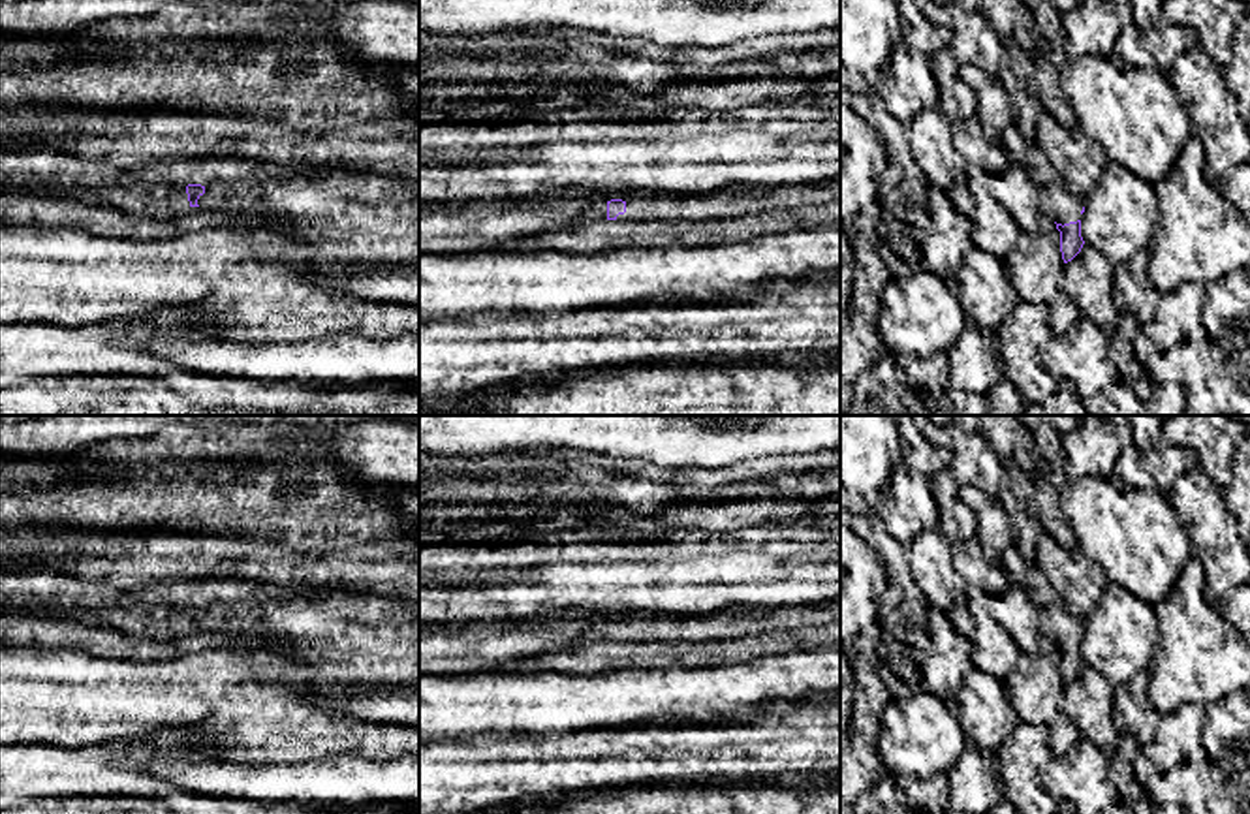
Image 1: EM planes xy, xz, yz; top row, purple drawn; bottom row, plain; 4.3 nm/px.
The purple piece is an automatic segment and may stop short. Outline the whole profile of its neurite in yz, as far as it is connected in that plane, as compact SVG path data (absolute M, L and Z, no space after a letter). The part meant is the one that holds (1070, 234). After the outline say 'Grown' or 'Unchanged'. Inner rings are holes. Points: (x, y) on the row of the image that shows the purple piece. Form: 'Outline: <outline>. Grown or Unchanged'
Outline: M1062 180L1039 190L1043 211L1055 218L1060 231L1060 252L1064 263L1071 261L1083 248L1081 218L1085 212L1083 201L1071 196Z. Grown

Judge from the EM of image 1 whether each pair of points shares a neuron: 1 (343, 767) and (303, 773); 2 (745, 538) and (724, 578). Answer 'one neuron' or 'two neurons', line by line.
1: one neuron
2: two neurons

